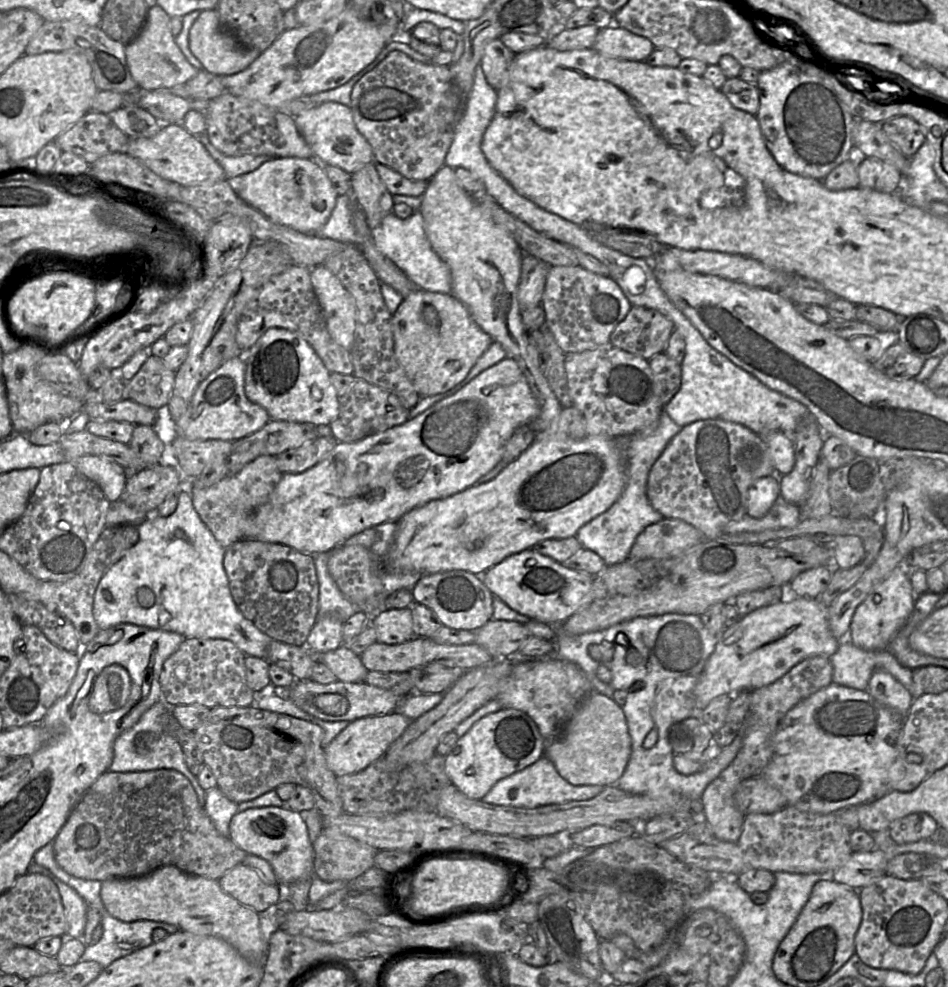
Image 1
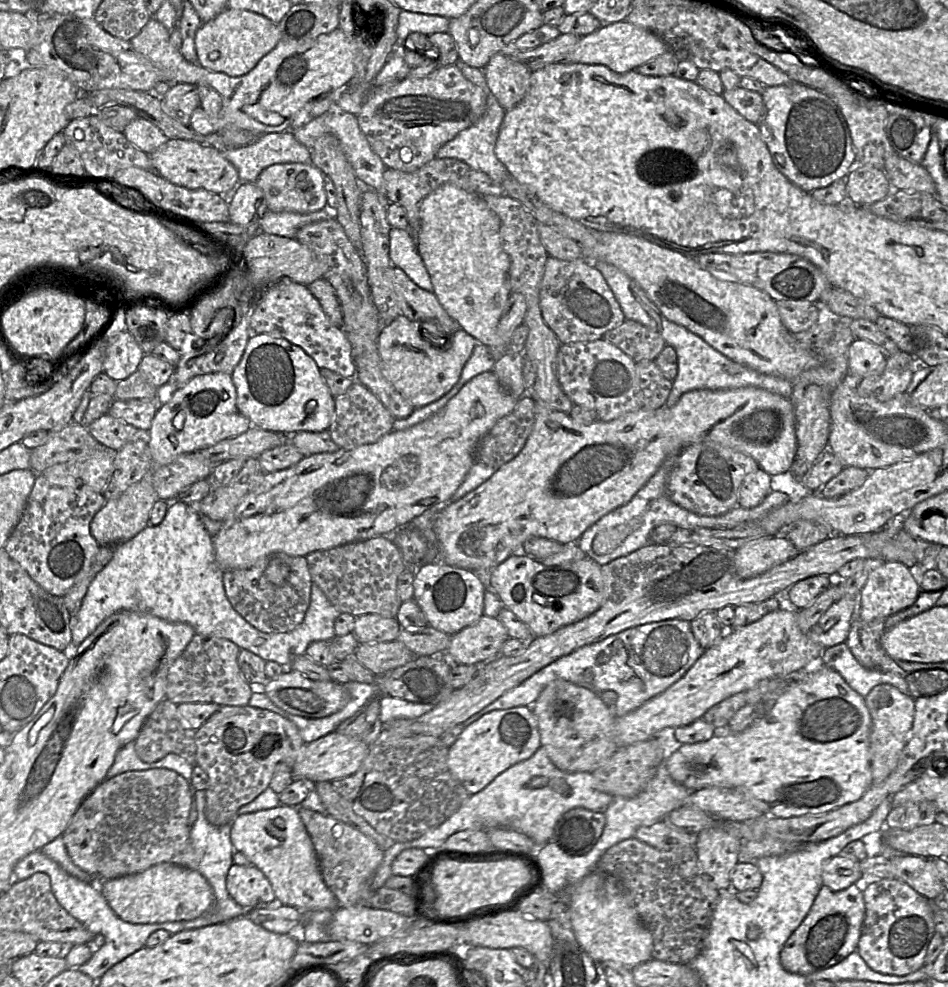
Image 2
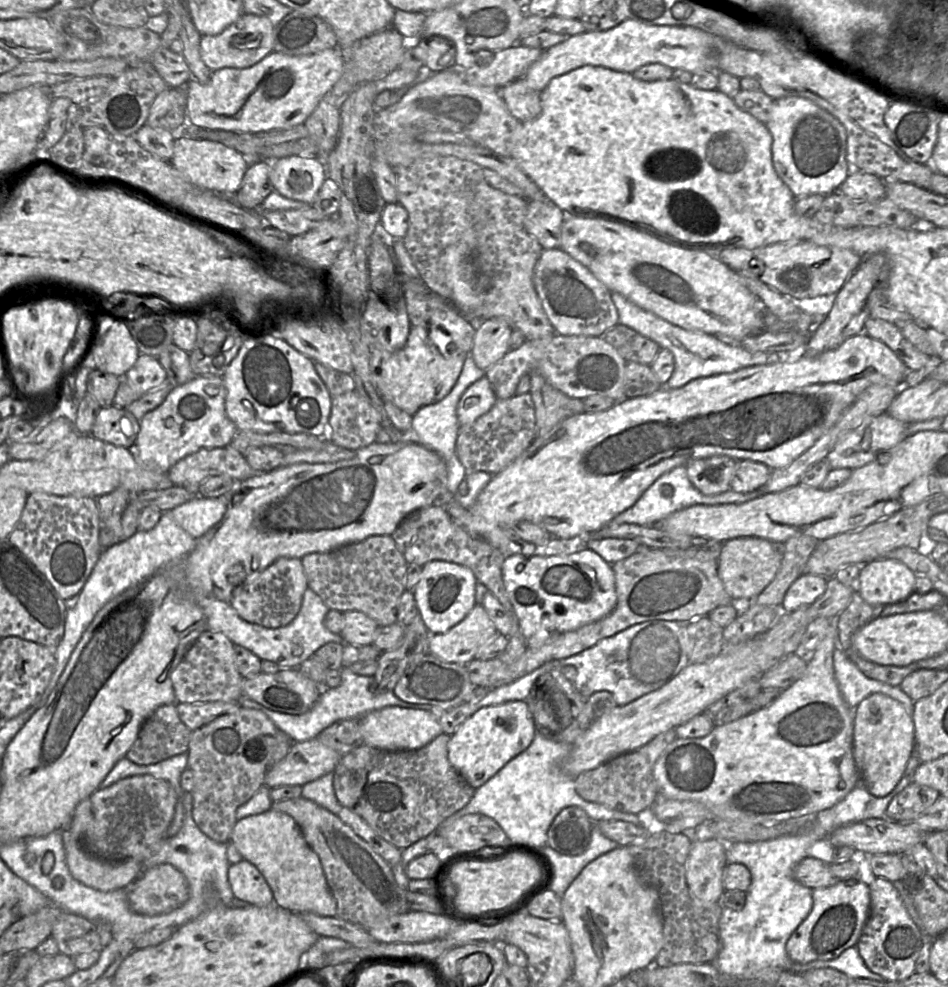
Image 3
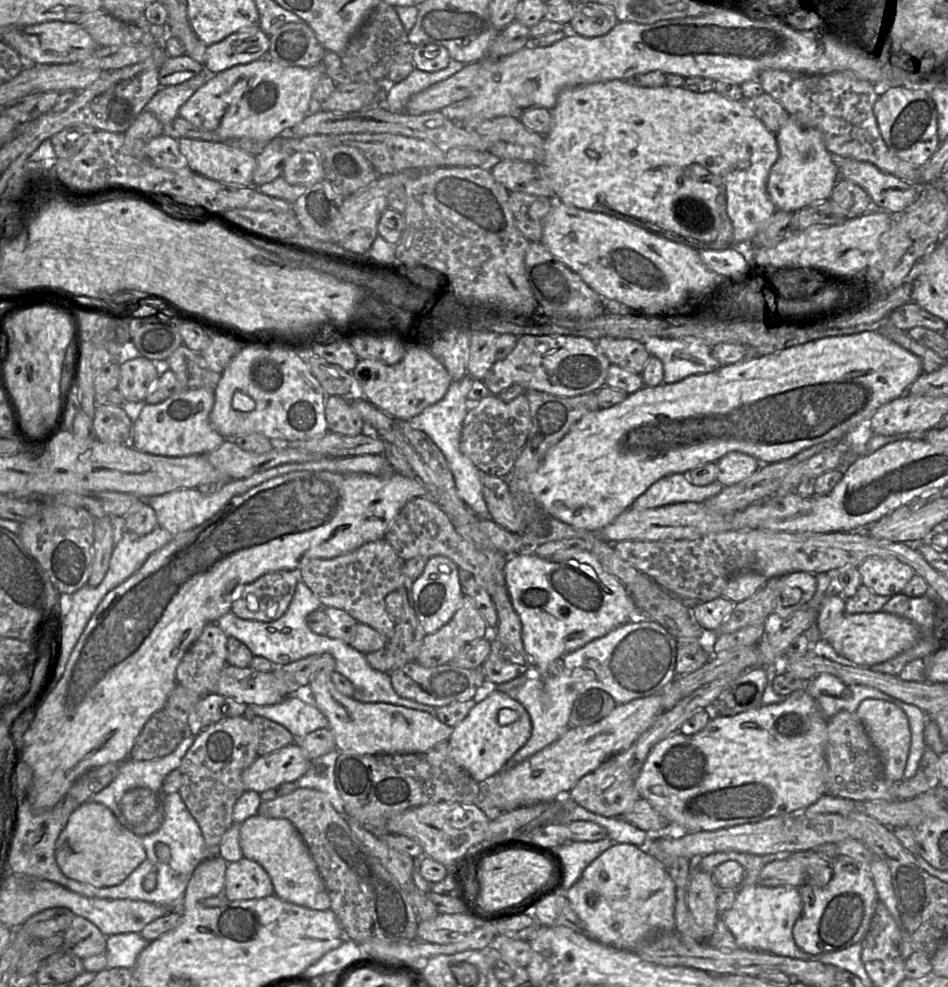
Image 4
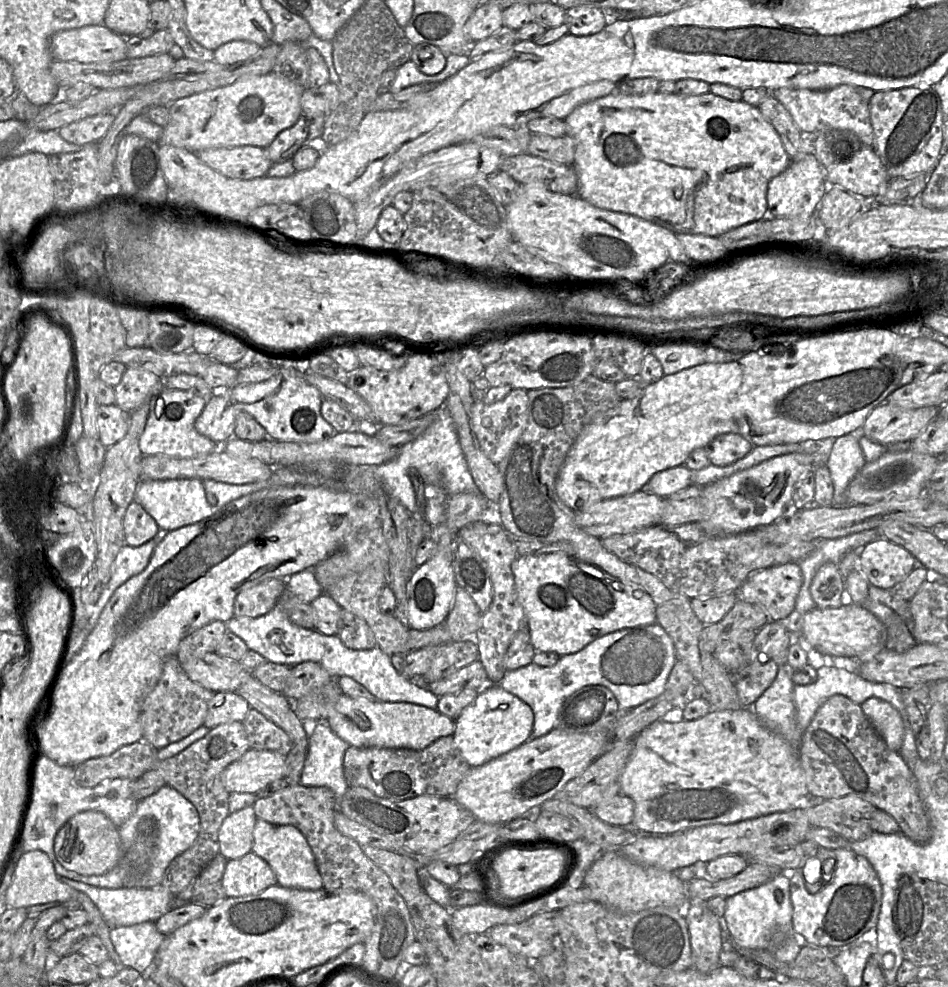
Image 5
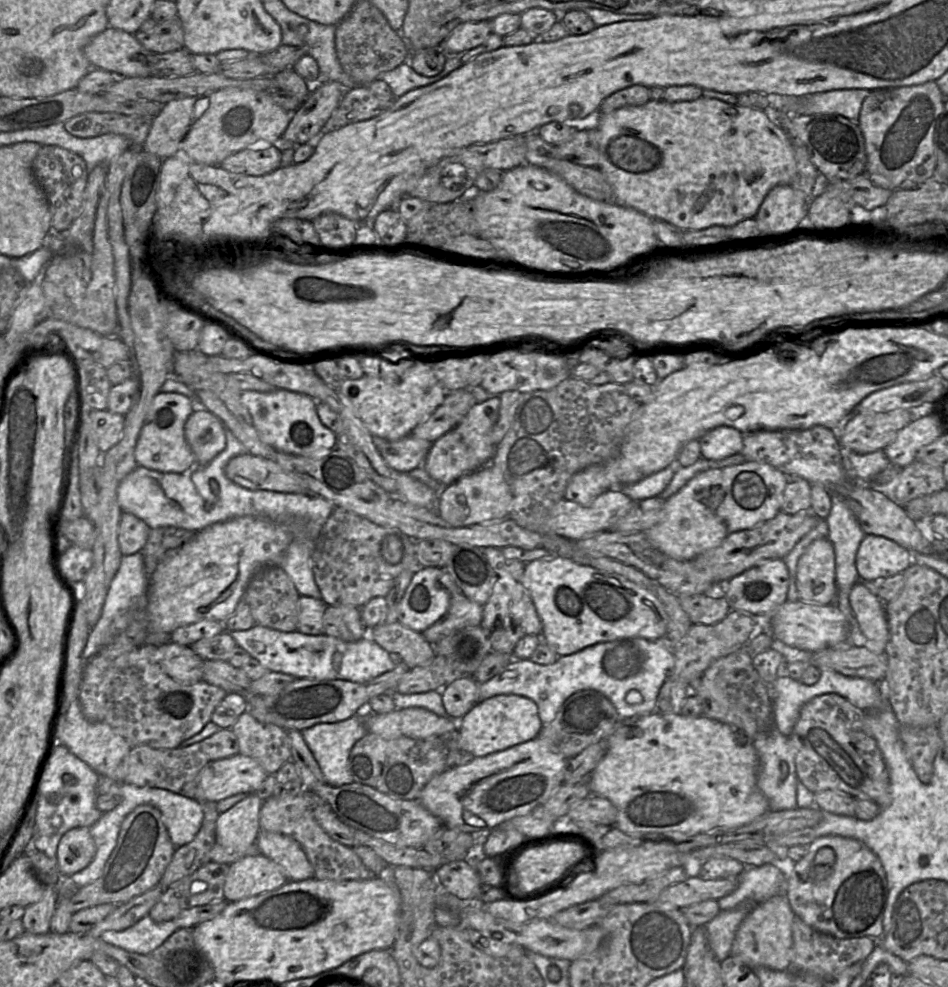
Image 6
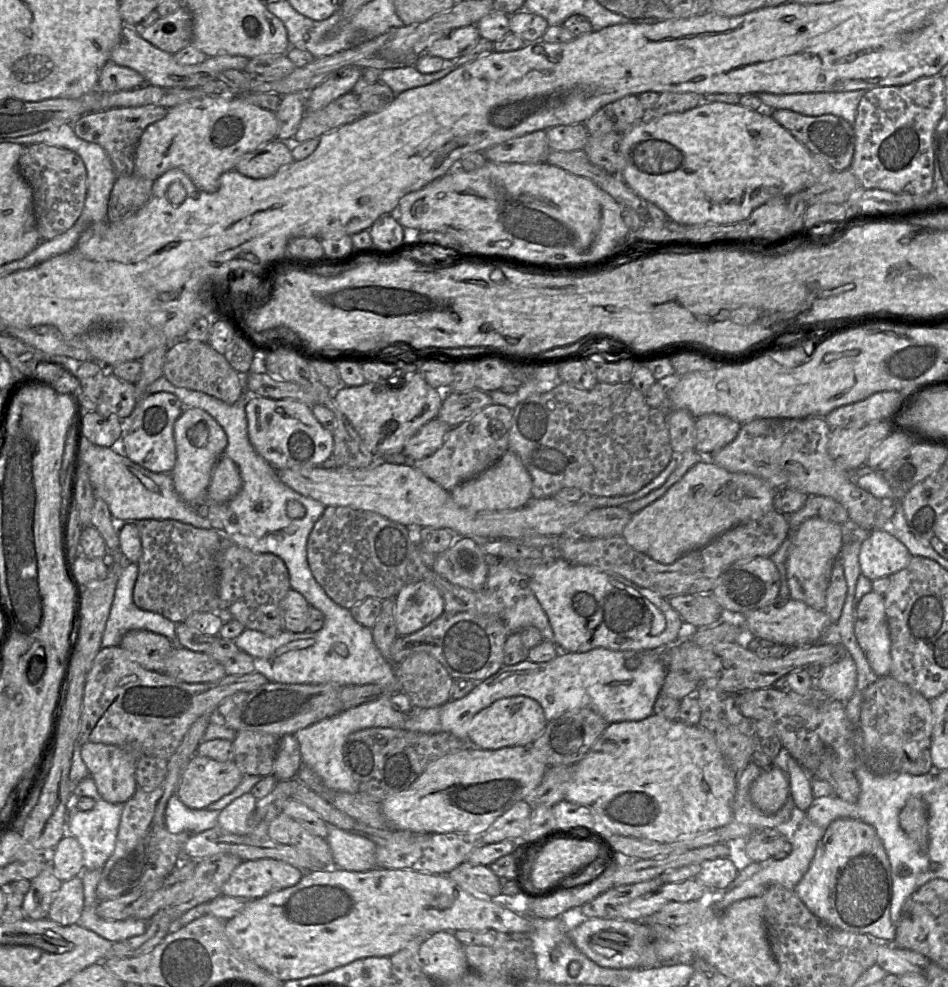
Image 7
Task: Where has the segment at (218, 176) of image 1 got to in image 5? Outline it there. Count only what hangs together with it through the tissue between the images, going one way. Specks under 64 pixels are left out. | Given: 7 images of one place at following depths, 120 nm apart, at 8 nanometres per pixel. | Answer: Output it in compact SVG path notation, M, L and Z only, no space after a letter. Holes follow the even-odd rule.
M238 146L199 151L198 158L220 174L238 180L263 177L272 166L266 148Z

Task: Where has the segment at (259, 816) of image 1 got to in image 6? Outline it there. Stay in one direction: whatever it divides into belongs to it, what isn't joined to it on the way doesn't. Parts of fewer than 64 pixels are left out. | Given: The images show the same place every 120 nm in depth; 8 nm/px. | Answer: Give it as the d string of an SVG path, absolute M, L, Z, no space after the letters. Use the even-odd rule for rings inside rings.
M260 831L256 846L260 854L280 865L288 881L303 881L314 877L314 869L301 845L292 837L267 831Z

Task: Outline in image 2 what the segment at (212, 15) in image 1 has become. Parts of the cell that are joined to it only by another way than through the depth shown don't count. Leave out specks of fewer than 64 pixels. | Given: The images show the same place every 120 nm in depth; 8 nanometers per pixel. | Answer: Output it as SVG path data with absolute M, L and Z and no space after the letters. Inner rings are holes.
M226 8L202 24L195 36L195 48L202 67L230 77L240 77L252 71L280 40L278 24L268 18L251 11Z

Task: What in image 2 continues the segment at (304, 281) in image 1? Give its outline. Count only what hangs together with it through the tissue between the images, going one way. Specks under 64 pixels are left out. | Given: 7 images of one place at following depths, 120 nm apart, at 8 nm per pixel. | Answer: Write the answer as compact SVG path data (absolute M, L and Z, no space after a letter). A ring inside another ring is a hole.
M282 278L268 286L250 313L249 326L252 333L282 337L301 347L320 369L327 368L344 377L355 378L352 348L346 334L330 322L307 285Z

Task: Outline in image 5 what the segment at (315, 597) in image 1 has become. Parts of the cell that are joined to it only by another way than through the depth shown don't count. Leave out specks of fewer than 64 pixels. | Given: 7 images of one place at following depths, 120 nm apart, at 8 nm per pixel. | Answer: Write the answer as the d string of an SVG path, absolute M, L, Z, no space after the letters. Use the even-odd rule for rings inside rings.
M272 578L240 592L234 601L234 616L256 618L269 613L285 588L285 579Z

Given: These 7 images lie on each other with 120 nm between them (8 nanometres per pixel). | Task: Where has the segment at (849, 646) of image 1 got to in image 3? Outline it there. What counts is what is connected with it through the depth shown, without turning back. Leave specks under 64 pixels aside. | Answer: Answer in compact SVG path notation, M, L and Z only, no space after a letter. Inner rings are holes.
M839 646L833 653L833 667L840 693L851 709L869 695L882 693L900 702L912 716L914 701L899 686L868 678Z

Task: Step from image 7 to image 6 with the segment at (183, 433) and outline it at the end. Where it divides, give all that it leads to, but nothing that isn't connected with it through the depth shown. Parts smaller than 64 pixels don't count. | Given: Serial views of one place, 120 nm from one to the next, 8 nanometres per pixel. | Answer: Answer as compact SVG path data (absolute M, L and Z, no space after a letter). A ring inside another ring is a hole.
M196 407L188 417L184 433L195 455L197 466L209 463L226 446L223 423L203 407Z

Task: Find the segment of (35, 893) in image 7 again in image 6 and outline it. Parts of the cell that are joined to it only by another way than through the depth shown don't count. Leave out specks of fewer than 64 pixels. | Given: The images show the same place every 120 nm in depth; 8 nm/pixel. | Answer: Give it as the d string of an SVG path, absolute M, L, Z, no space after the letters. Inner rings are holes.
M45 886L41 900L25 907L22 922L26 933L43 935L50 932L50 923L58 899L59 895L55 887Z

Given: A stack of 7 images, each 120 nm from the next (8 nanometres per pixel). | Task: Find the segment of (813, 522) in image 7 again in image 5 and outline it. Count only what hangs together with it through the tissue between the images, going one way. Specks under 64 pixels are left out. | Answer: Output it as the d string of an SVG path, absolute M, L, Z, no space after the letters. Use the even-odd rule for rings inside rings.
M823 564L810 585L811 597L818 608L839 607L846 599L844 577L839 572L837 564Z

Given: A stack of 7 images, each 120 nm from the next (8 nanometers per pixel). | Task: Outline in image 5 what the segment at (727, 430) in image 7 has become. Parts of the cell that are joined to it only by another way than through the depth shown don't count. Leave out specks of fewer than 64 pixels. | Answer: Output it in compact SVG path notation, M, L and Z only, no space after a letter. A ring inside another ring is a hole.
M725 433L714 438L705 448L714 466L727 466L745 457L754 446L736 433Z

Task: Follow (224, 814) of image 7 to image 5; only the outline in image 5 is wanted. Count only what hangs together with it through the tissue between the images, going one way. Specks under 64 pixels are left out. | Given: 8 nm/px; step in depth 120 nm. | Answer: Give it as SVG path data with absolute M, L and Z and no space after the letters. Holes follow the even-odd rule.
M253 806L229 813L218 833L220 855L229 861L250 853L256 820Z

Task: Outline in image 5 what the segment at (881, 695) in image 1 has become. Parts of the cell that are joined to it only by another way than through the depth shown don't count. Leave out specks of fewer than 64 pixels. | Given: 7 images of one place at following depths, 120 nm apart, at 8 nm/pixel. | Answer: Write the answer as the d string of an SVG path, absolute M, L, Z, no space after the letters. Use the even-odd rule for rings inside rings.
M879 698L865 700L861 709L888 748L899 752L904 738L904 726L899 712L889 702Z

